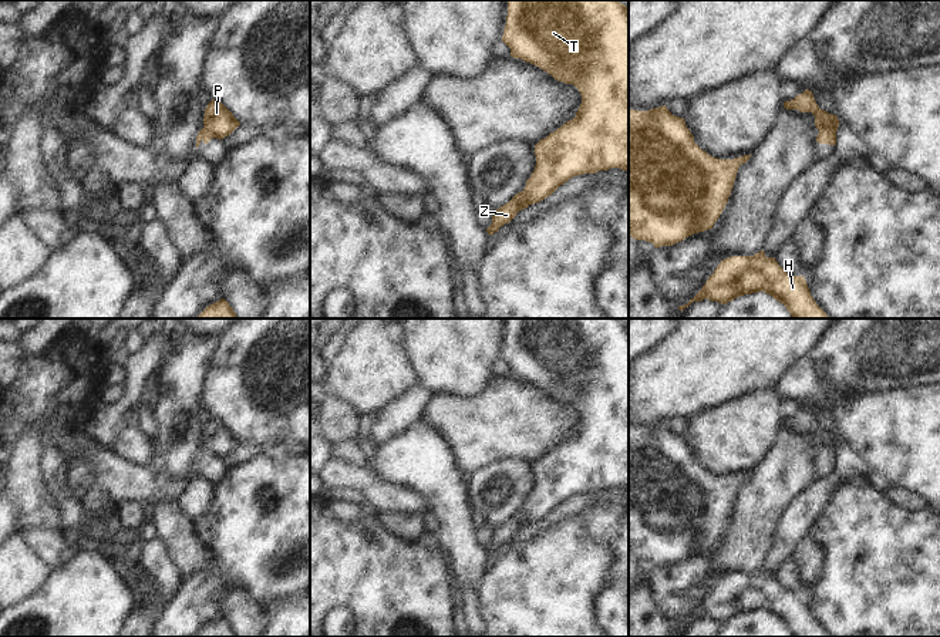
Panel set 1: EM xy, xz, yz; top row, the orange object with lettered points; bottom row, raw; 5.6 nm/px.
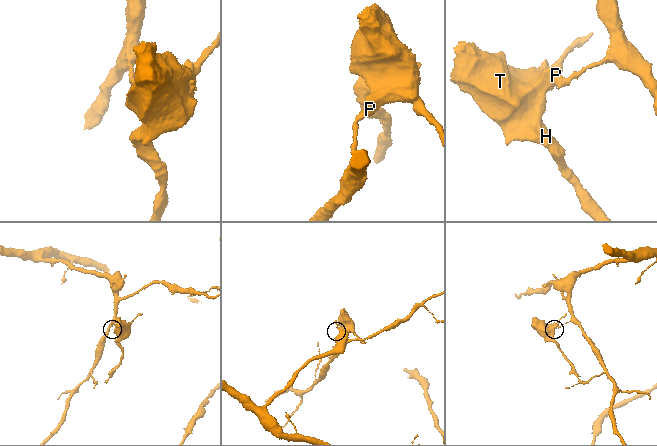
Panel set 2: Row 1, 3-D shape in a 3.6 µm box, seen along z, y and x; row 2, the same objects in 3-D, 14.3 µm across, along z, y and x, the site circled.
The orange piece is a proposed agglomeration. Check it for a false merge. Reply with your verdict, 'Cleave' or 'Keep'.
Cleave.

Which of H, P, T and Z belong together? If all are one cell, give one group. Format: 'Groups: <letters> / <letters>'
Groups: H P T / Z

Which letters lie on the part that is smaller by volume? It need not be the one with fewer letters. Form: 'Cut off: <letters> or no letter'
Cut off: H, P, T.

